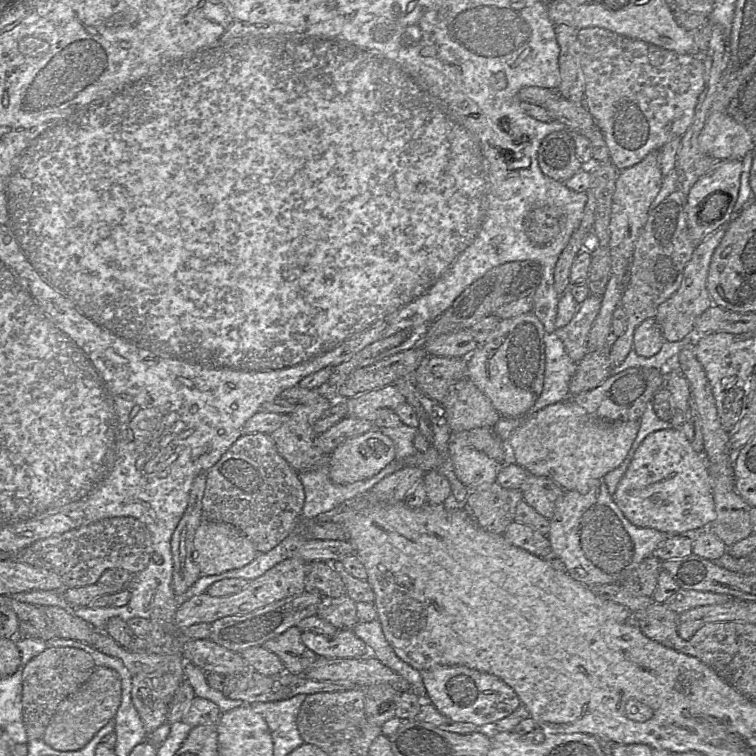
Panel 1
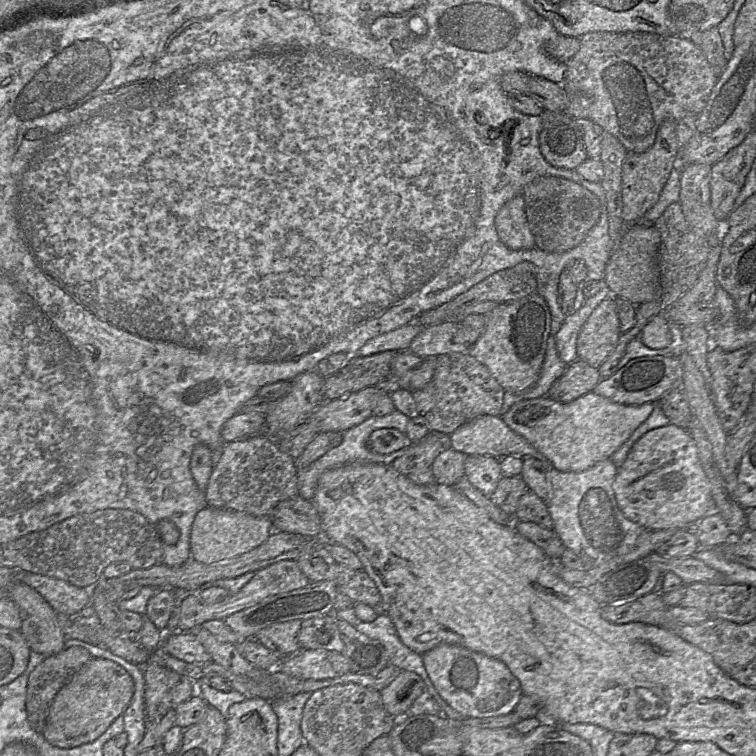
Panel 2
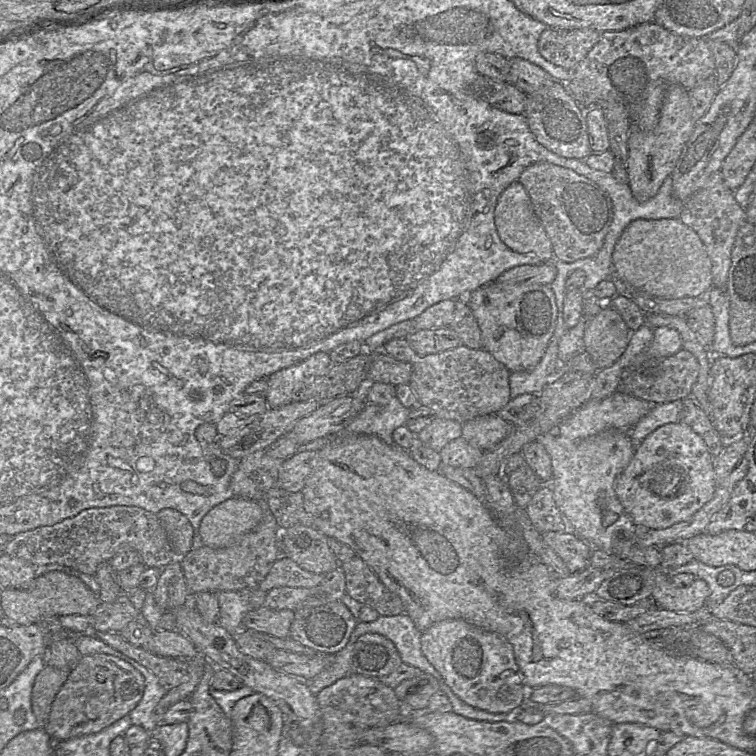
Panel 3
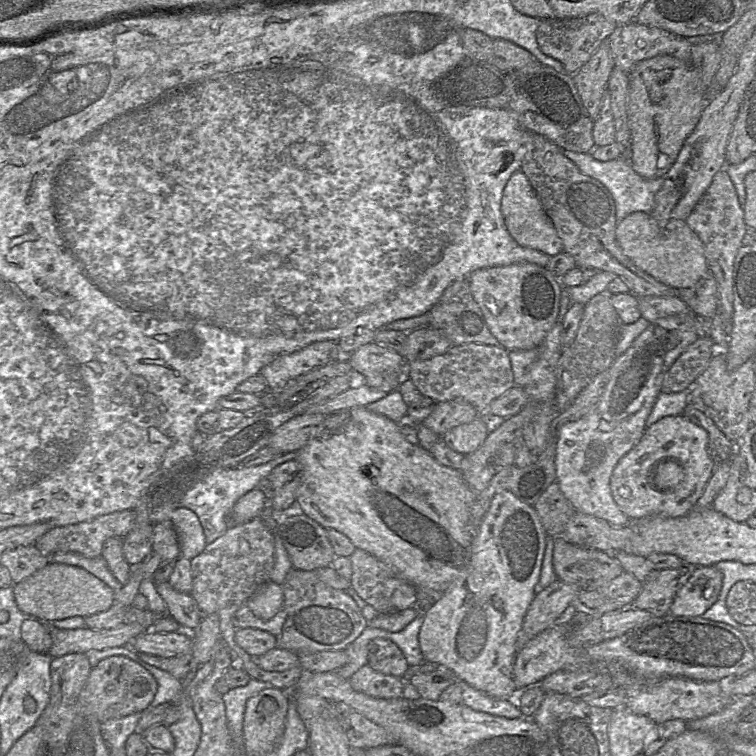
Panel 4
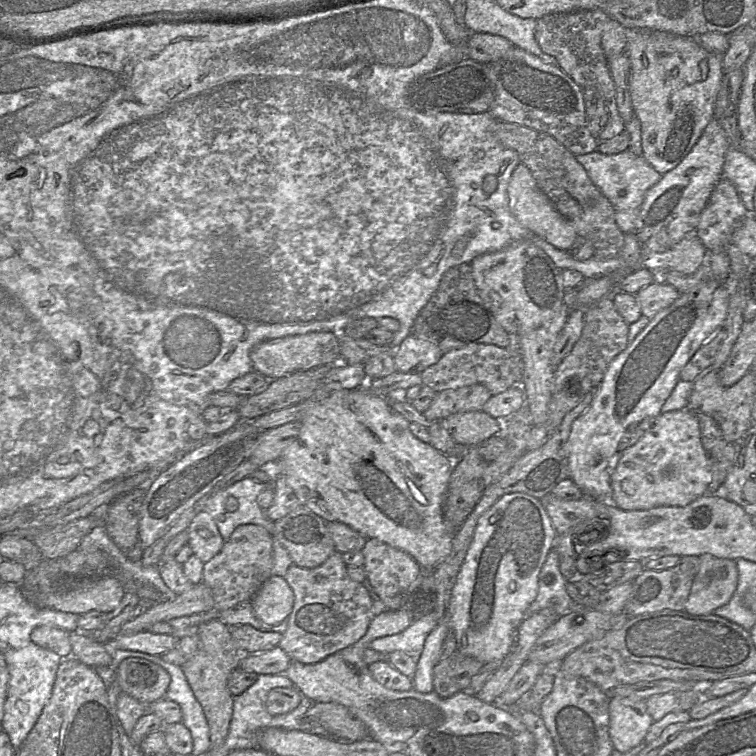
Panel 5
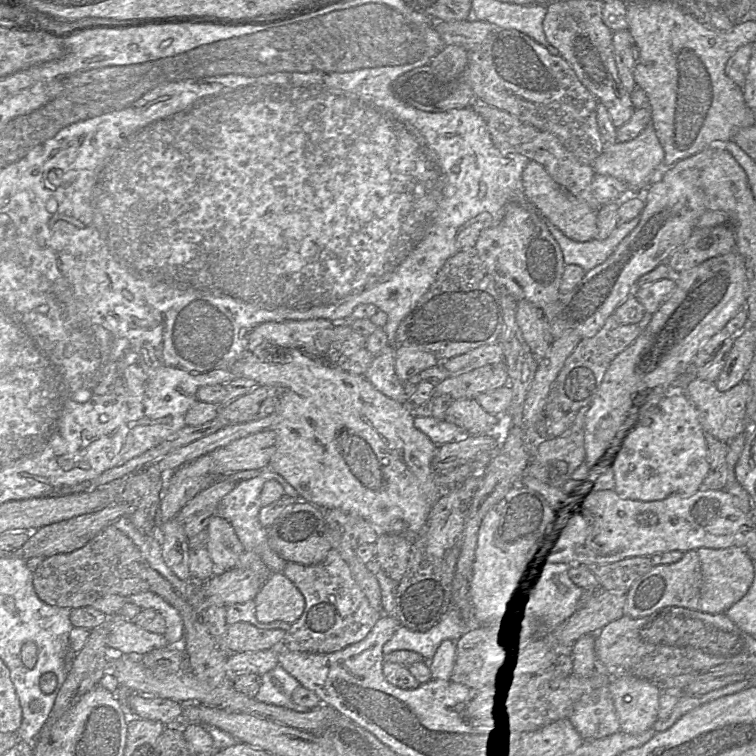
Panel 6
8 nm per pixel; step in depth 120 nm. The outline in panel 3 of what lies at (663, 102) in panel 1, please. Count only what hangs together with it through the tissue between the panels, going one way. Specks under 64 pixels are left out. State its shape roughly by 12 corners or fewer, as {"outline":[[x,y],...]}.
{"outline":[[655,22],[602,32],[564,84],[642,131],[668,87],[714,75],[705,38]]}

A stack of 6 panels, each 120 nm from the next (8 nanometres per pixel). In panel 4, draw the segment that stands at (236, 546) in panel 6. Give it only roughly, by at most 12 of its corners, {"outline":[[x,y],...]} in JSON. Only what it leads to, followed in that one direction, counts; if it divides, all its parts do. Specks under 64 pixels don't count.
{"outline":[[184,507],[170,517],[189,560],[207,546],[197,514]]}

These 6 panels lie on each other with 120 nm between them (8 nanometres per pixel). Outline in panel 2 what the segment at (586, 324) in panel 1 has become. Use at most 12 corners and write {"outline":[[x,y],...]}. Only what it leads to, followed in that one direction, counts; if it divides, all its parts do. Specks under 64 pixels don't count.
{"outline":[[598,281],[597,293],[566,315],[555,335],[558,355],[567,365],[578,360],[577,340],[594,309],[612,296]]}

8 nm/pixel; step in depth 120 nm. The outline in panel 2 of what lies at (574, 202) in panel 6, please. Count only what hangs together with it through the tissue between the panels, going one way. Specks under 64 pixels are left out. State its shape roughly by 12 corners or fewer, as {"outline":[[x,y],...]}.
{"outline":[[523,194],[500,208],[495,228],[512,250],[536,248]]}

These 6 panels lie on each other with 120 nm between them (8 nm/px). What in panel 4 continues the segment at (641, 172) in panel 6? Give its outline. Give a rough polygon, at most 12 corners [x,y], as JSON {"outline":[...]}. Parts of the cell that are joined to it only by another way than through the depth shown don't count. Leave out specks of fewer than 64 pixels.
{"outline":[[562,151],[614,199],[618,222],[652,212],[664,177],[651,180],[625,157],[602,162]]}

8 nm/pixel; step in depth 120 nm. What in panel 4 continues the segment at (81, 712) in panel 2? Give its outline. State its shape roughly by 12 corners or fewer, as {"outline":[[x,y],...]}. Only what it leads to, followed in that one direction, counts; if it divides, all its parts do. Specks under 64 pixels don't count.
{"outline":[[111,656],[91,668],[78,702],[103,723],[142,713],[156,679]]}

